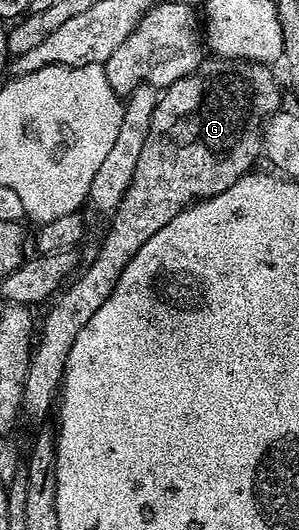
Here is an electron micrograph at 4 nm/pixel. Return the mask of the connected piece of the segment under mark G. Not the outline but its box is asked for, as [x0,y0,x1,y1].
[22,57,281,419]

